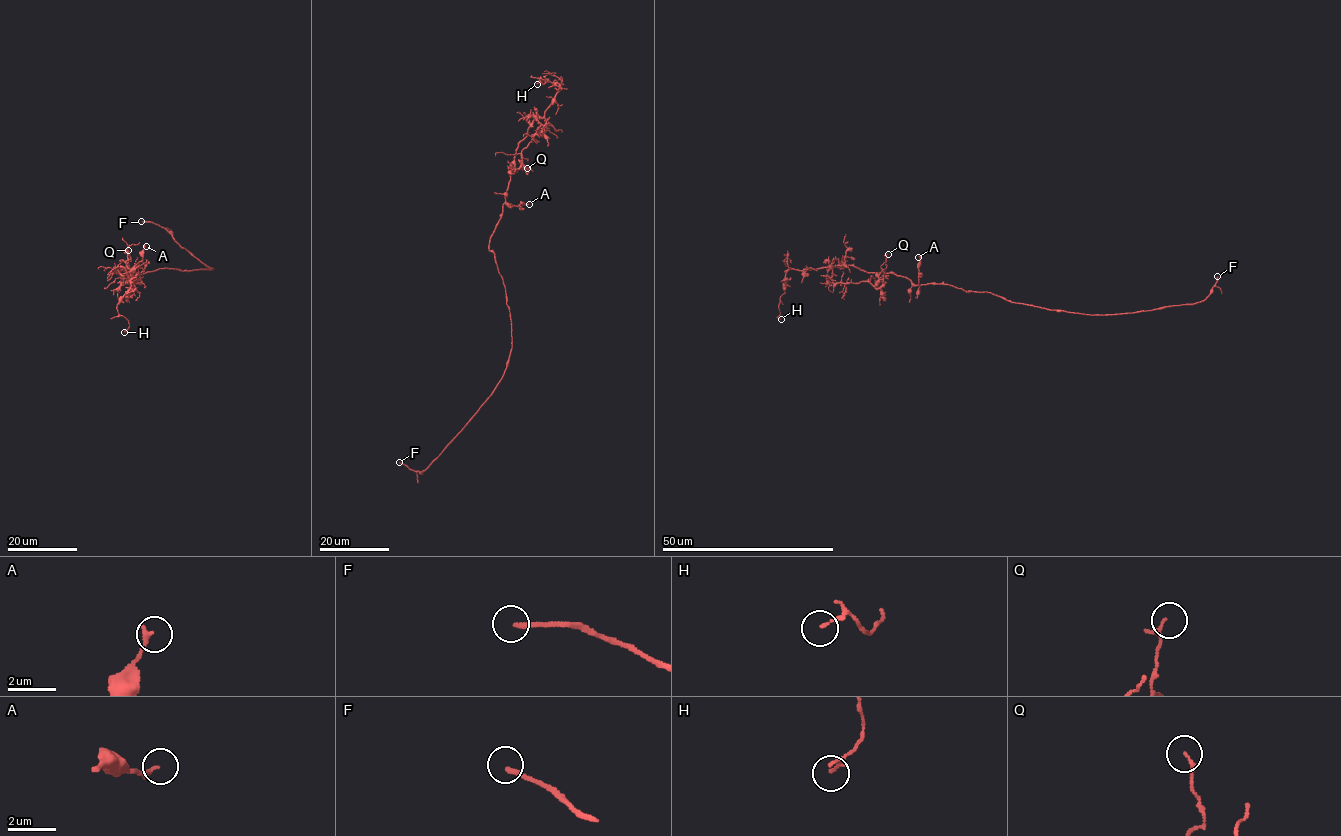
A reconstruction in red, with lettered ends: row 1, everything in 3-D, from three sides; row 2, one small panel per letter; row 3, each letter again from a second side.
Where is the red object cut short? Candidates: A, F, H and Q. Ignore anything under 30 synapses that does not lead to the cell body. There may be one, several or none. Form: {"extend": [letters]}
{"extend": ["F"]}

